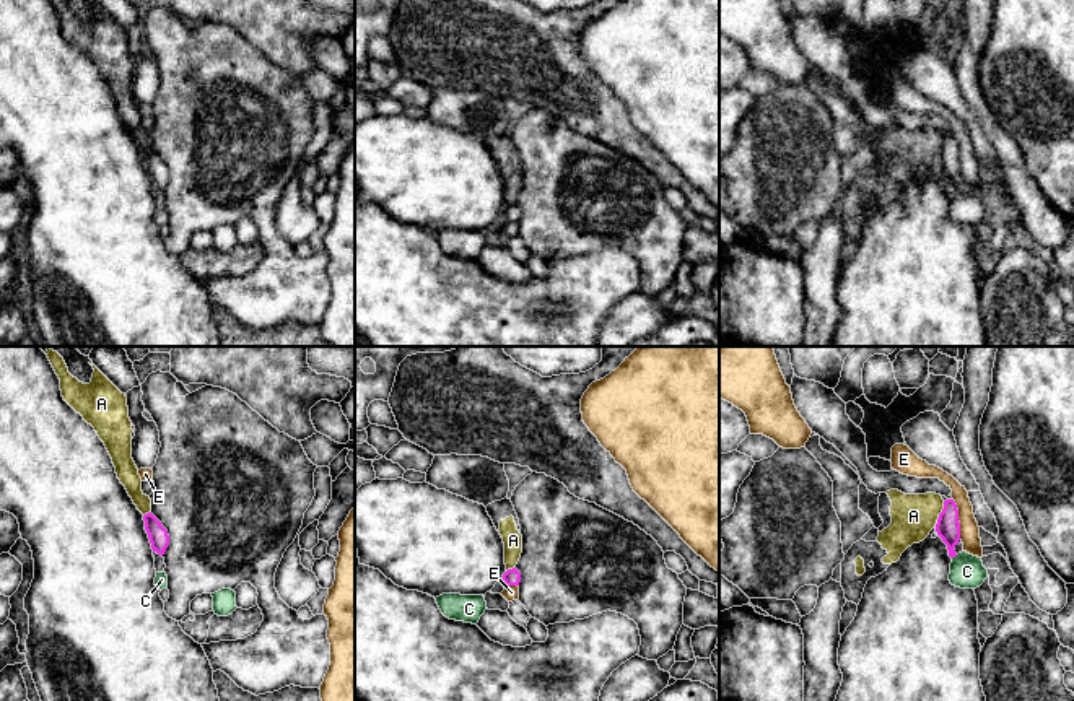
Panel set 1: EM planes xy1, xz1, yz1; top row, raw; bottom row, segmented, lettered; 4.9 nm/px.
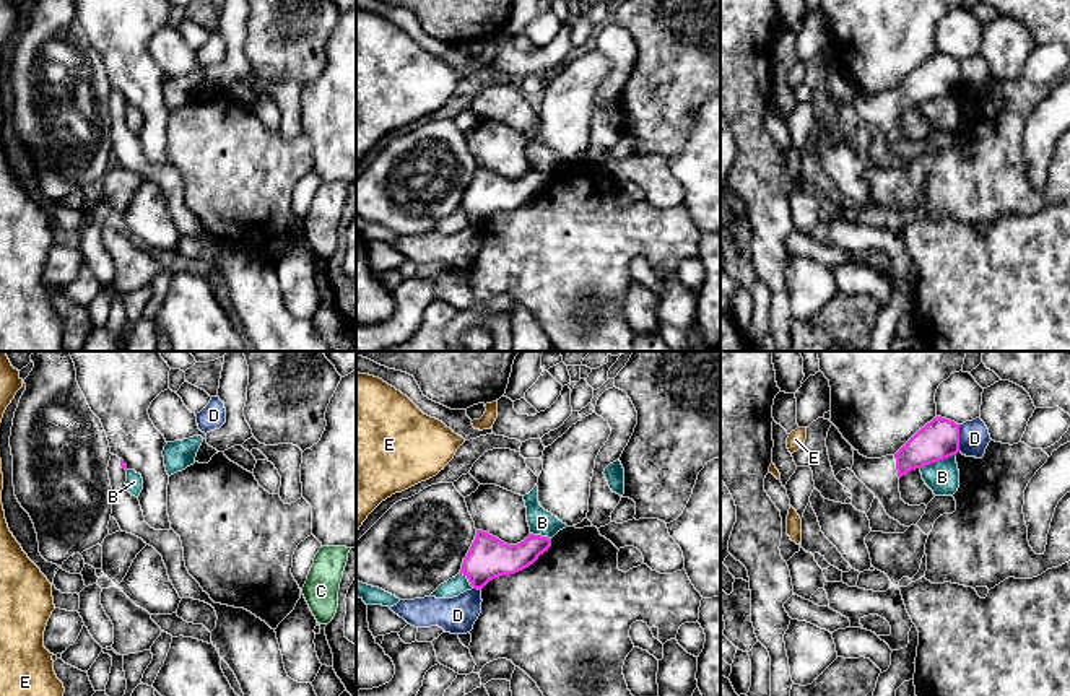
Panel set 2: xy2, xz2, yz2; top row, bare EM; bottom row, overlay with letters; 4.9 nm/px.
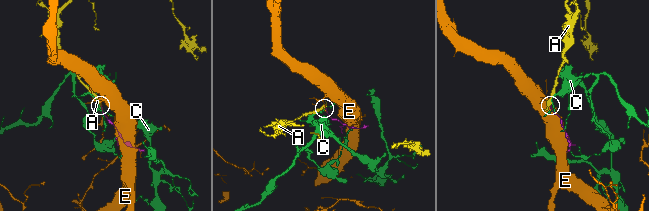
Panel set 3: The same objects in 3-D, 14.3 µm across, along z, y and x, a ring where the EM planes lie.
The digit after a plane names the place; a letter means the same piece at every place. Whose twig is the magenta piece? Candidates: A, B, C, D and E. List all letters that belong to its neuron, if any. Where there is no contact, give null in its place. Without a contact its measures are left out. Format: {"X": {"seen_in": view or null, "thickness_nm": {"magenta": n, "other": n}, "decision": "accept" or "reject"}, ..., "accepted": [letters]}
{"A": {"seen_in": "yz1", "thickness_nm": {"magenta": 120, "other": 220}, "decision": "reject"}, "B": {"seen_in": "yz2", "thickness_nm": {"magenta": 200, "other": 160}, "decision": "reject"}, "C": {"seen_in": "yz1", "thickness_nm": {"magenta": 120, "other": 170}, "decision": "reject"}, "D": {"seen_in": "yz2", "thickness_nm": {"magenta": 200, "other": 150}, "decision": "reject"}, "E": {"seen_in": "yz1", "thickness_nm": {"magenta": 120, "other": 100}, "decision": "reject"}, "accepted": []}

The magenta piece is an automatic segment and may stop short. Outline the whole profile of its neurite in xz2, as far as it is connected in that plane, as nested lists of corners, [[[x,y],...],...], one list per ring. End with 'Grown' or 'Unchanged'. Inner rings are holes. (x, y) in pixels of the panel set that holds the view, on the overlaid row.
[[[476,530],[475,540],[463,558],[460,574],[473,589],[481,590],[499,576],[515,574],[533,564],[548,551],[551,538],[530,533],[517,545],[507,545],[488,532]]]. Unchanged

